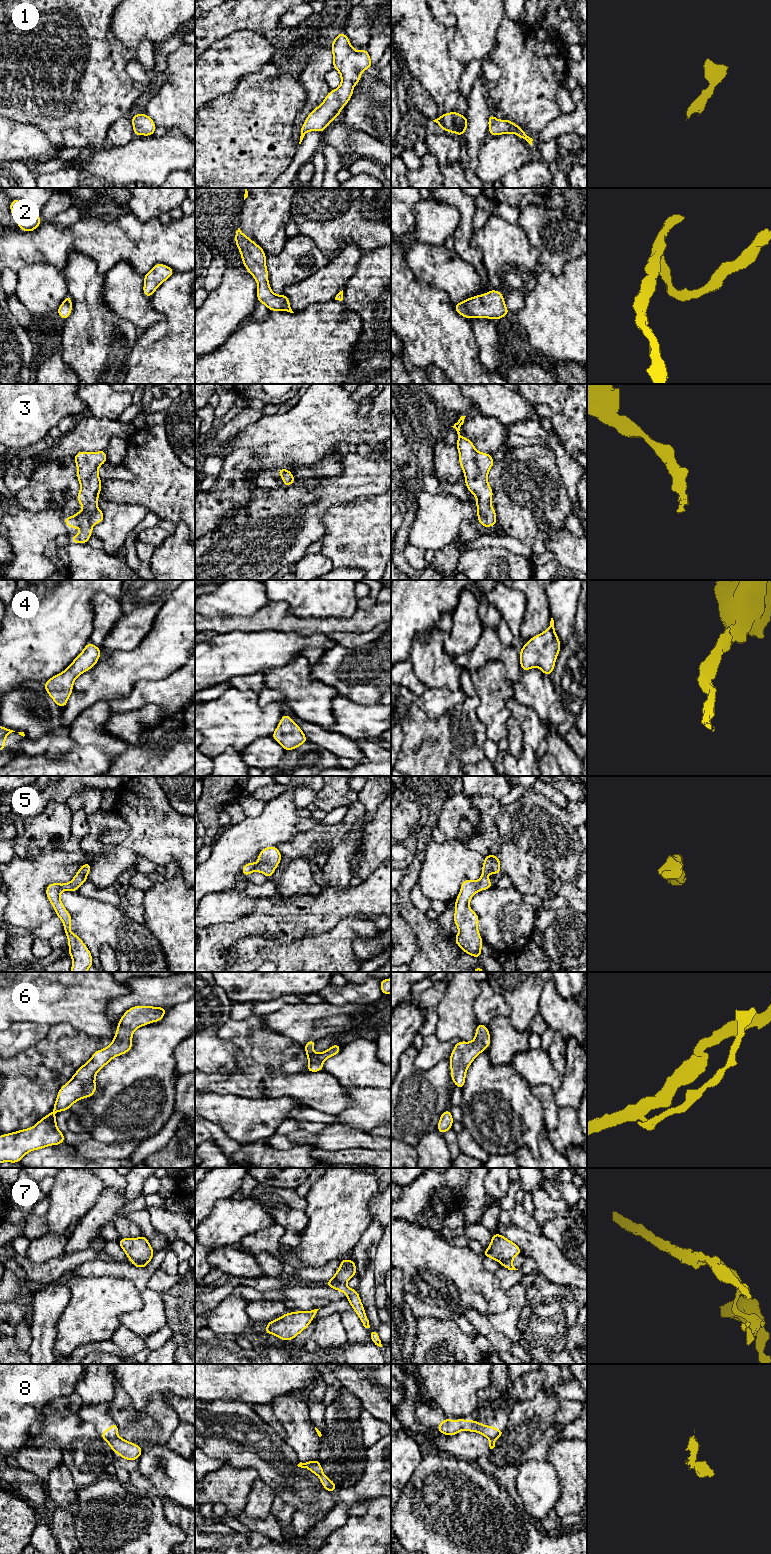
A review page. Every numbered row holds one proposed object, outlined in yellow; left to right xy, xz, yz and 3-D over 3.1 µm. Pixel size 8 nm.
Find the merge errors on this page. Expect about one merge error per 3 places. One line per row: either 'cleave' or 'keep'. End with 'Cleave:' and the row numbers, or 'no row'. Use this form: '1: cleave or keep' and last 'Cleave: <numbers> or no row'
1: keep
2: keep
3: keep
4: keep
5: keep
6: keep
7: cleave
8: cleave
Cleave: 7, 8

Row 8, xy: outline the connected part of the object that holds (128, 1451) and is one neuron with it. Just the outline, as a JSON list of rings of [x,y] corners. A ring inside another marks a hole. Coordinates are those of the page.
[[[120,1436],[109,1440],[108,1445],[112,1451],[119,1454],[123,1460],[138,1460],[143,1452],[143,1449],[139,1445],[131,1443]]]

